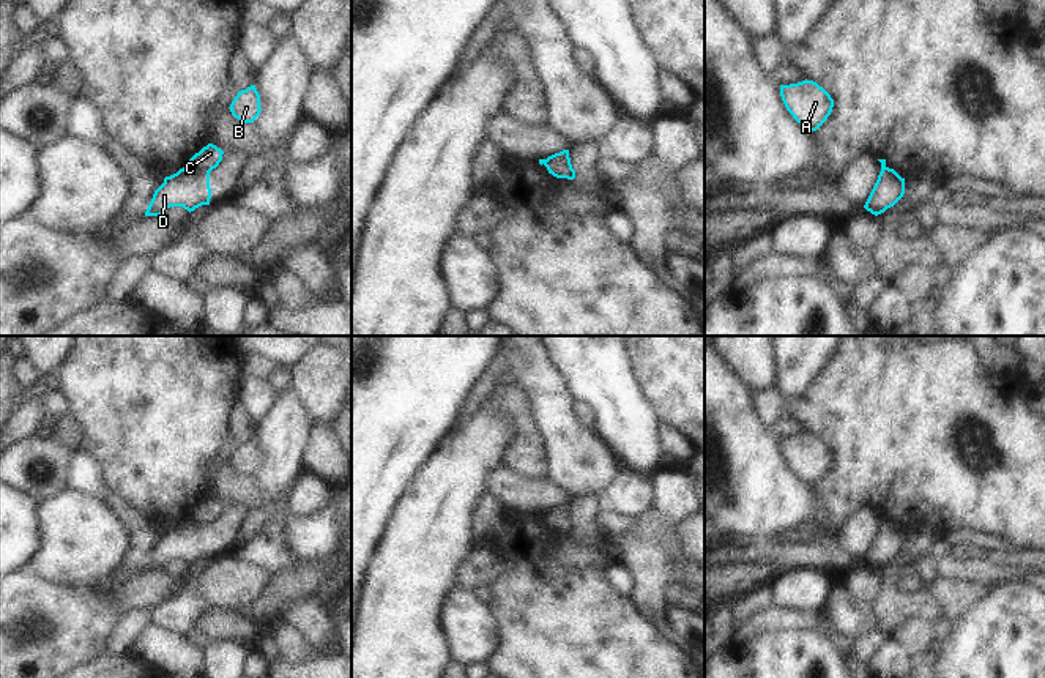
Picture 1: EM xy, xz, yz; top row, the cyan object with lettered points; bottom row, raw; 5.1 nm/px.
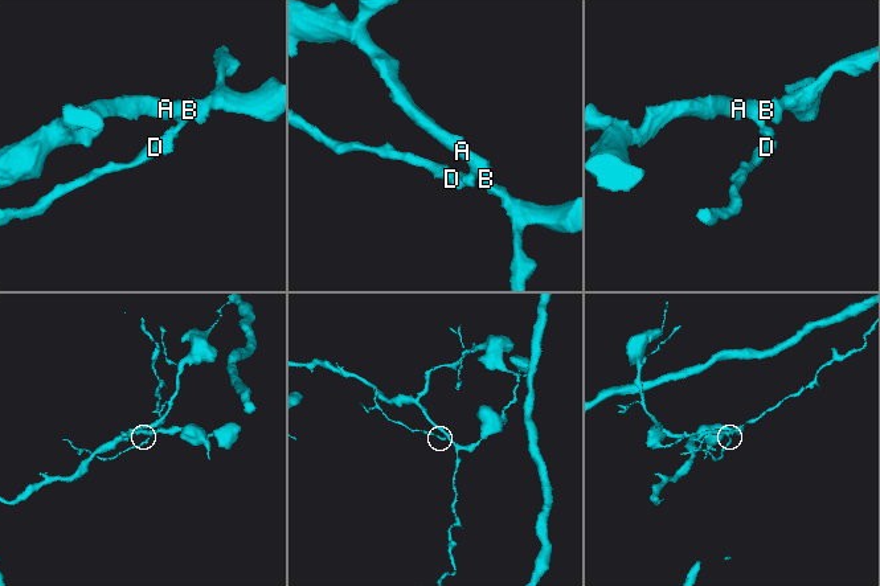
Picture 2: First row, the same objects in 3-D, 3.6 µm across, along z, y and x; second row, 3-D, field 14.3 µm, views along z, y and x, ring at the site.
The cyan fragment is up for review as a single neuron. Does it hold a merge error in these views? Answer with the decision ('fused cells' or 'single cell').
fused cells

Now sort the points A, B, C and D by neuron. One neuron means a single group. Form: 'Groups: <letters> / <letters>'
Groups: A B C / D

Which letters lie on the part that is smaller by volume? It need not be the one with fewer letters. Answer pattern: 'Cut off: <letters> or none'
Cut off: D

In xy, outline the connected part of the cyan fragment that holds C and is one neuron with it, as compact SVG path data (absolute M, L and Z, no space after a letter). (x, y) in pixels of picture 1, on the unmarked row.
M208 497L189 512L189 519L194 520L197 525L210 527L219 519L219 516L222 514L222 508L224 505L221 501L213 497Z

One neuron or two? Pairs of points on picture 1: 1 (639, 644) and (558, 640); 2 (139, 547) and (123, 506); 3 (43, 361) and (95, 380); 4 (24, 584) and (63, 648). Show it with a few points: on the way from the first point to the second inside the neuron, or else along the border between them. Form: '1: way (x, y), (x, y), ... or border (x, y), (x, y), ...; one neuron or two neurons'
1: way (618, 647), (579, 647); one neuron
2: way (139, 538), (139, 527), (130, 516); one neuron
3: border (70, 352), (52, 372); two neurons
4: way (33, 599), (59, 625), (59, 633); one neuron

